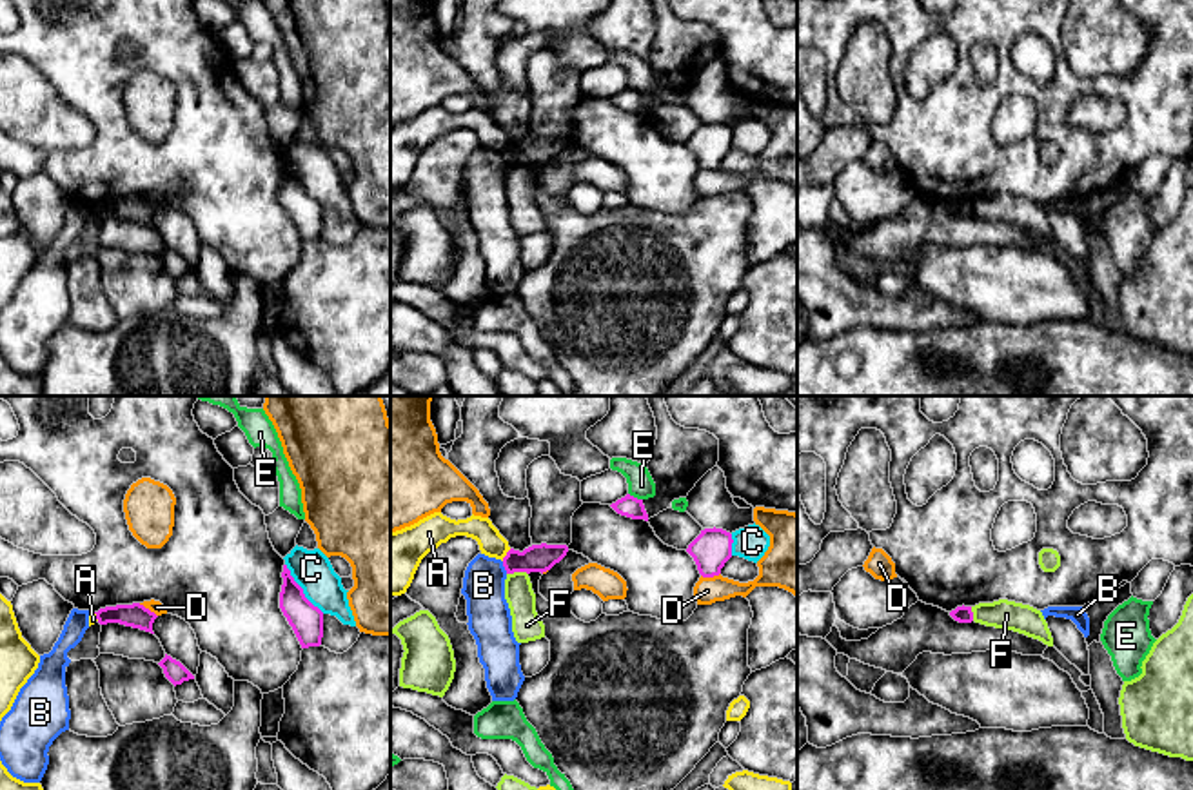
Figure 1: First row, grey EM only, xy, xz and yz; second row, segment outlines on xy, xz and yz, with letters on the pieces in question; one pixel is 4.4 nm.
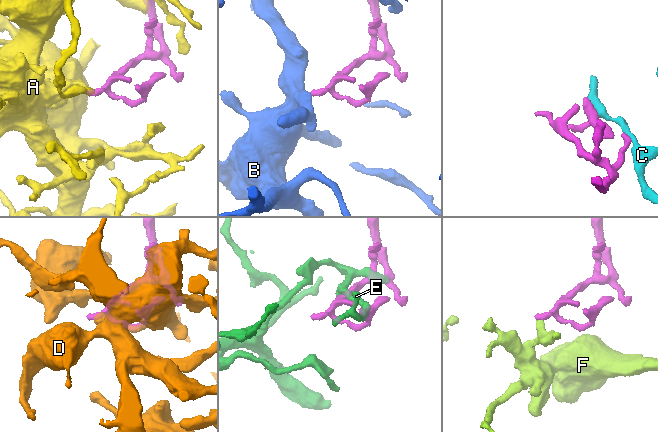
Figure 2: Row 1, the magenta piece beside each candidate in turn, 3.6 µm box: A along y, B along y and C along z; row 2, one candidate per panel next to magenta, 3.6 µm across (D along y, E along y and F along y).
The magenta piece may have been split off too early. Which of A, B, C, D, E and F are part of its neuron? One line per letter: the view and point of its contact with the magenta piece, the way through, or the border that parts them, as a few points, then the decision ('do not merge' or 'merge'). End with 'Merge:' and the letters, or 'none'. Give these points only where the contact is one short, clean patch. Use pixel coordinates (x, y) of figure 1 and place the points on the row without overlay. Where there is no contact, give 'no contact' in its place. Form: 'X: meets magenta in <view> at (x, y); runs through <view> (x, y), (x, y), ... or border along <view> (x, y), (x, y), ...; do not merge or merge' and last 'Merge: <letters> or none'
A: meets magenta in xz at (507, 148); do not merge
B: meets magenta in xz at (503, 158); border along xz (502, 155), (507, 166); do not merge
C: meets magenta in xy at (302, 182); do not merge
D: meets magenta in xz at (710, 169); do not merge
E: meets magenta in xz at (636, 91); do not merge
F: meets magenta in xz at (516, 164); border along xz (527, 166), (507, 167); do not merge
Merge: none

